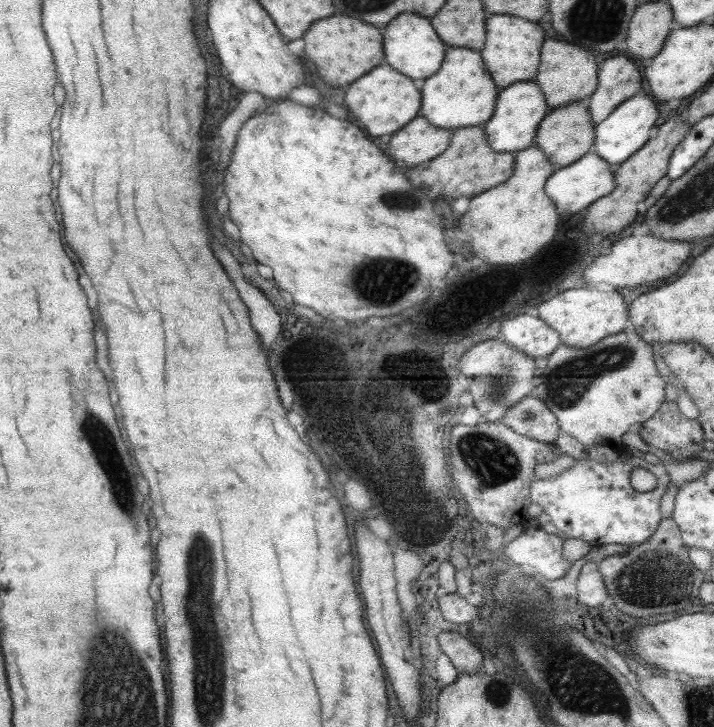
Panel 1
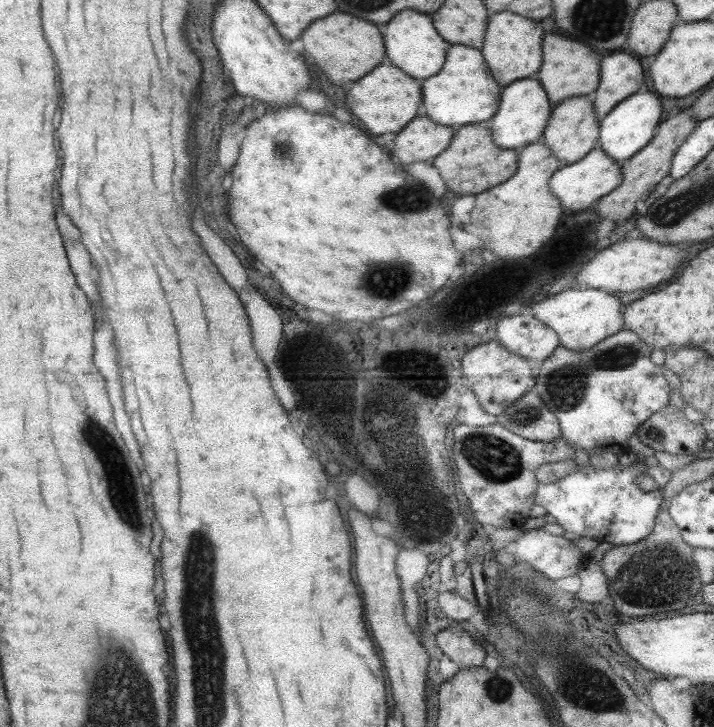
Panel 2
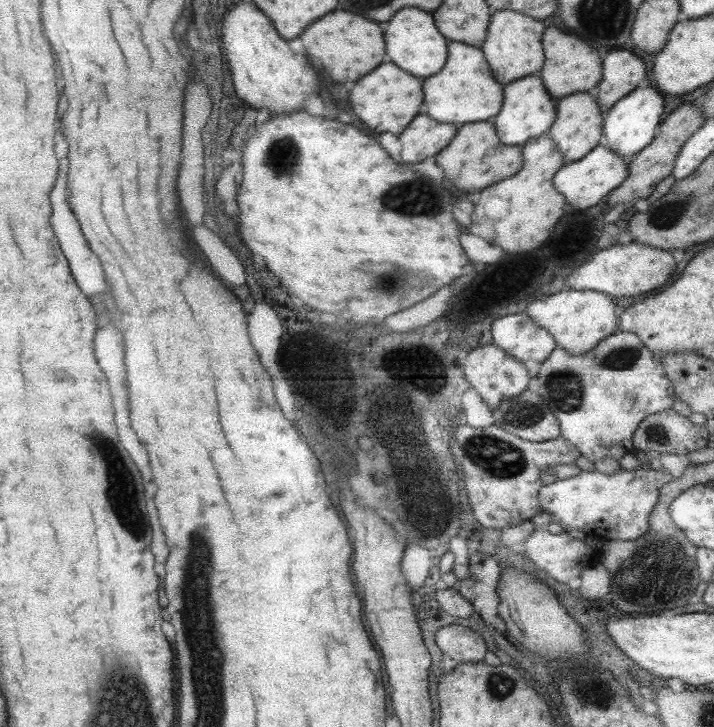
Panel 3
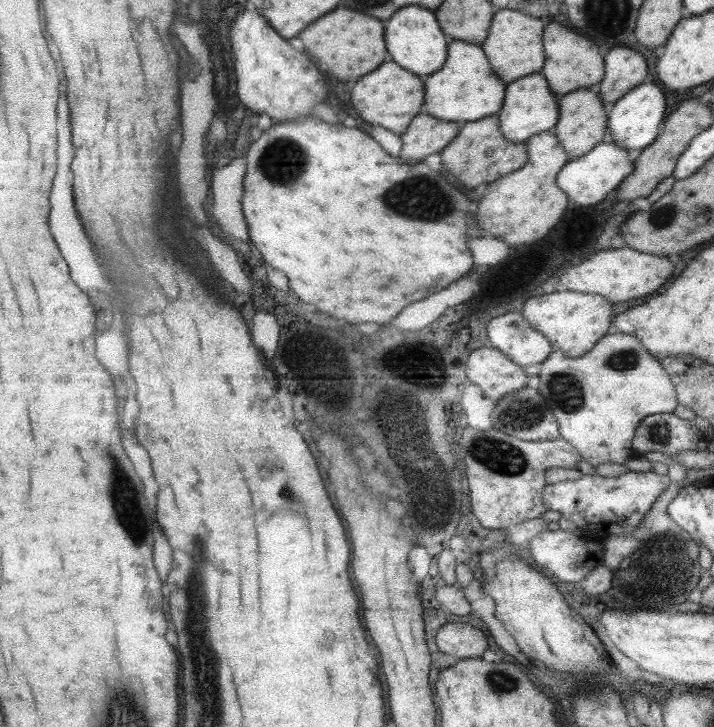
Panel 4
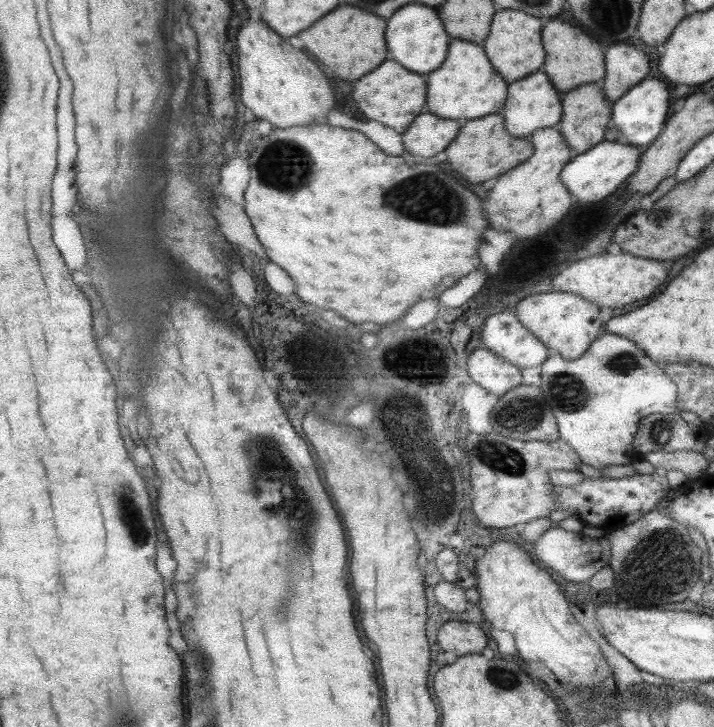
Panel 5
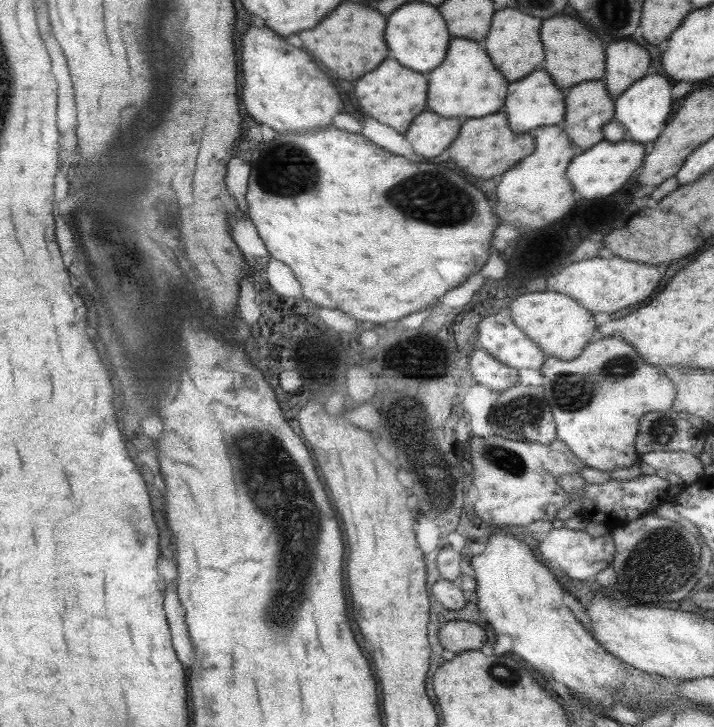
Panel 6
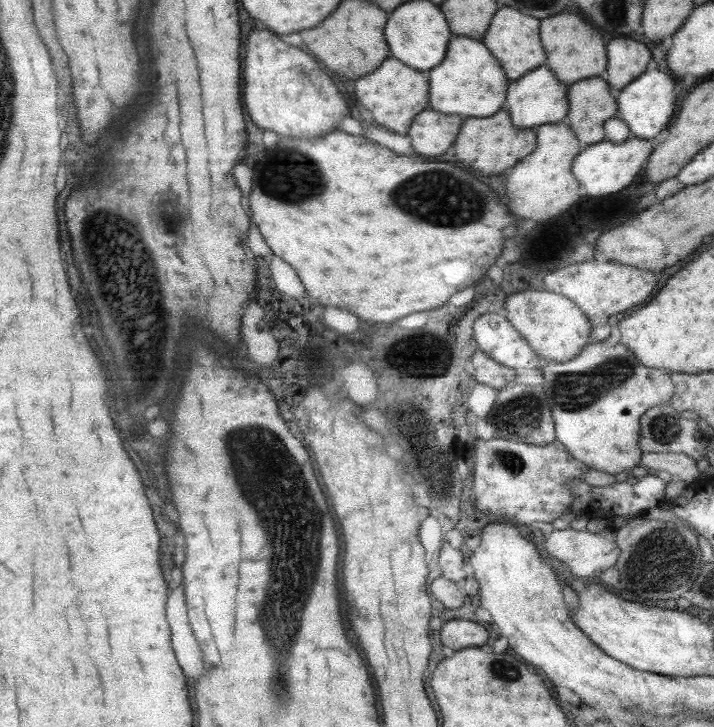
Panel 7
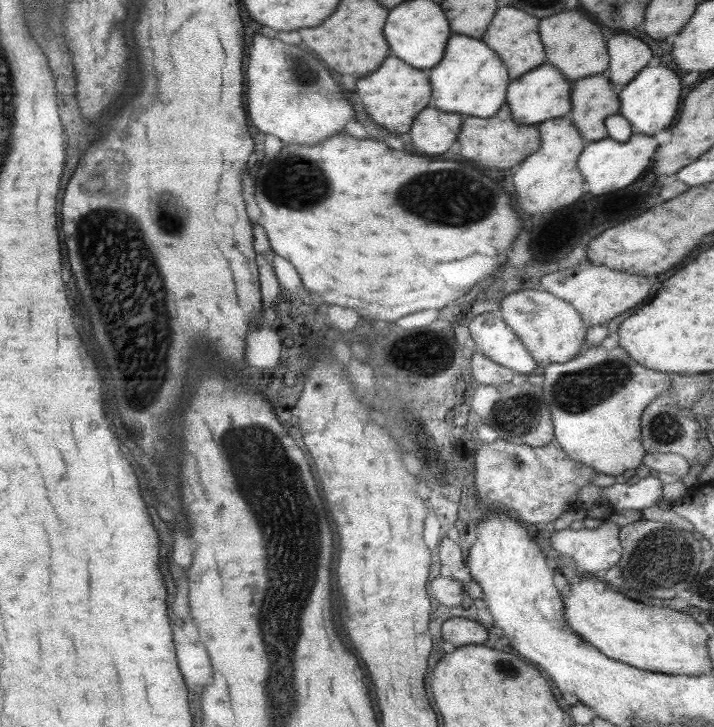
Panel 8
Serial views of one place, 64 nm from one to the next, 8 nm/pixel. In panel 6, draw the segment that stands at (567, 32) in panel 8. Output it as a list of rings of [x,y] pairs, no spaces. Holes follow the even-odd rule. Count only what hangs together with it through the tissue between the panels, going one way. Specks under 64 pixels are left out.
[[[569,16],[543,19],[540,36],[544,50],[544,62],[541,67],[550,74],[559,88],[566,91],[578,82],[603,79],[606,66],[601,42],[581,22]]]

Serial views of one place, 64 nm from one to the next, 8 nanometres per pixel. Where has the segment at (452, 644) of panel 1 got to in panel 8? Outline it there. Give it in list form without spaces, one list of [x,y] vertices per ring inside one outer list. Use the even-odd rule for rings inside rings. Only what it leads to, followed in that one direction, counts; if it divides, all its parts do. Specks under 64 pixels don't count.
[[[463,617],[445,619],[440,627],[444,642],[450,642],[454,647],[467,644],[483,644],[488,638],[488,631],[477,620]]]

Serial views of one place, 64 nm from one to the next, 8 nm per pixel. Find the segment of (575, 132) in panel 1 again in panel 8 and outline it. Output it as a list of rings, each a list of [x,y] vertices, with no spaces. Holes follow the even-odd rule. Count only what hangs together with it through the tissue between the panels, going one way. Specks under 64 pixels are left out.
[[[606,73],[572,81],[569,119],[585,143],[607,137],[605,117],[618,114],[617,90]]]

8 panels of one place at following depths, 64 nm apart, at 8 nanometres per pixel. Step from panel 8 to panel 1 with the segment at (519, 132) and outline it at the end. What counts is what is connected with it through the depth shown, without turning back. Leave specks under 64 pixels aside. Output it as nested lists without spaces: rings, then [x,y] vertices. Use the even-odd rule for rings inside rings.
[[[468,126],[454,129],[452,131],[447,150],[433,158],[429,162],[429,170],[437,174],[437,180],[441,184],[441,194],[447,198],[459,198],[466,196],[471,198],[481,194],[484,190],[501,184],[511,176],[513,172],[514,154],[511,152],[495,152],[487,144],[485,132],[481,126]]]

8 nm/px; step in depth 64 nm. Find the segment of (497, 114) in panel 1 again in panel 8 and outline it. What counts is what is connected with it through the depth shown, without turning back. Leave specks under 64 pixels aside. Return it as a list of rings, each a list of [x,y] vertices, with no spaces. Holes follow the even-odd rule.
[[[544,61],[543,64],[529,70],[527,74],[519,76],[517,80],[513,79],[513,82],[507,86],[505,103],[509,106],[515,122],[536,126],[539,122],[569,115],[571,110],[571,84],[571,81],[563,78],[563,74],[559,70],[555,70],[549,62]]]

